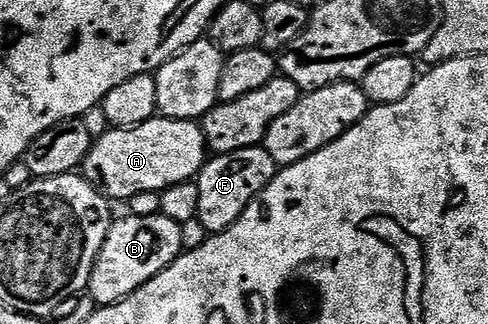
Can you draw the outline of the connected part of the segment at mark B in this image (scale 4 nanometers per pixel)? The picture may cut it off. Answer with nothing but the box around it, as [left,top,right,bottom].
[87,213,182,306]

